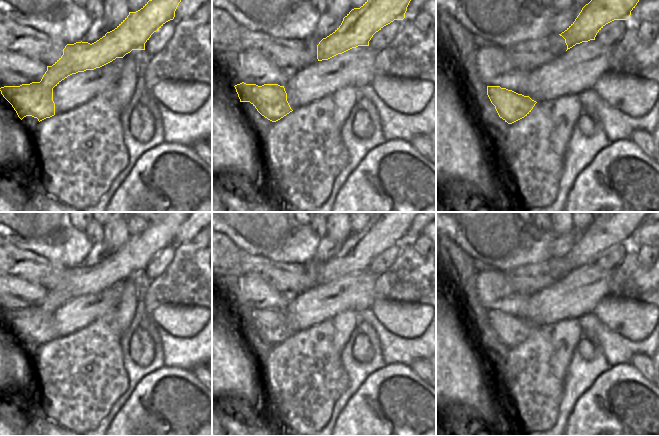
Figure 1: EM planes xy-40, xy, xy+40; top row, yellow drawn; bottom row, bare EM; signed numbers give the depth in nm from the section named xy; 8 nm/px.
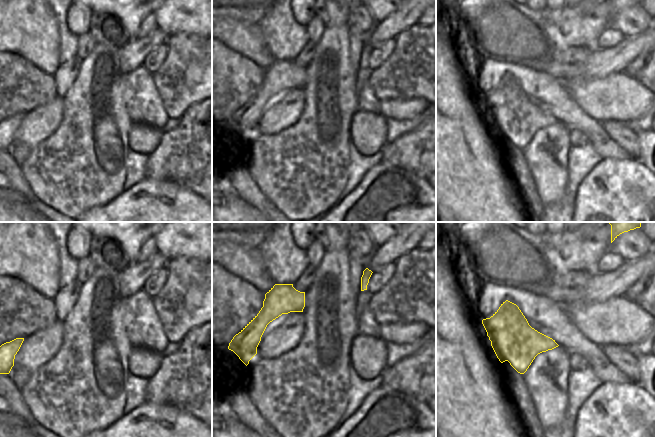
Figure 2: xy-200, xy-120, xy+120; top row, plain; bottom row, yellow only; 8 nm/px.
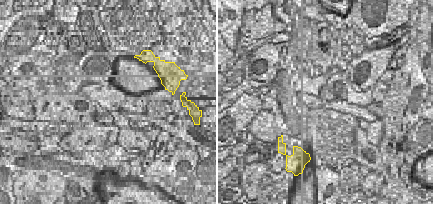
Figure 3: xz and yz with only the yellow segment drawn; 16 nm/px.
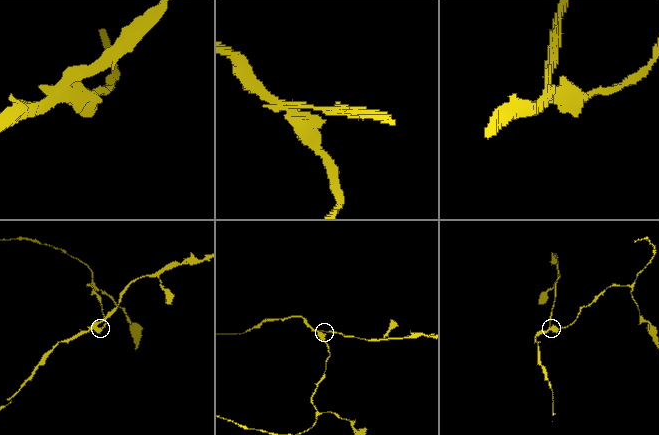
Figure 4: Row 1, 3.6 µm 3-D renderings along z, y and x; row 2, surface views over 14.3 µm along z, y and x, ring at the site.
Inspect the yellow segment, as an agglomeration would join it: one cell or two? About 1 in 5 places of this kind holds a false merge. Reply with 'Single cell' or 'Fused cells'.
Fused cells

